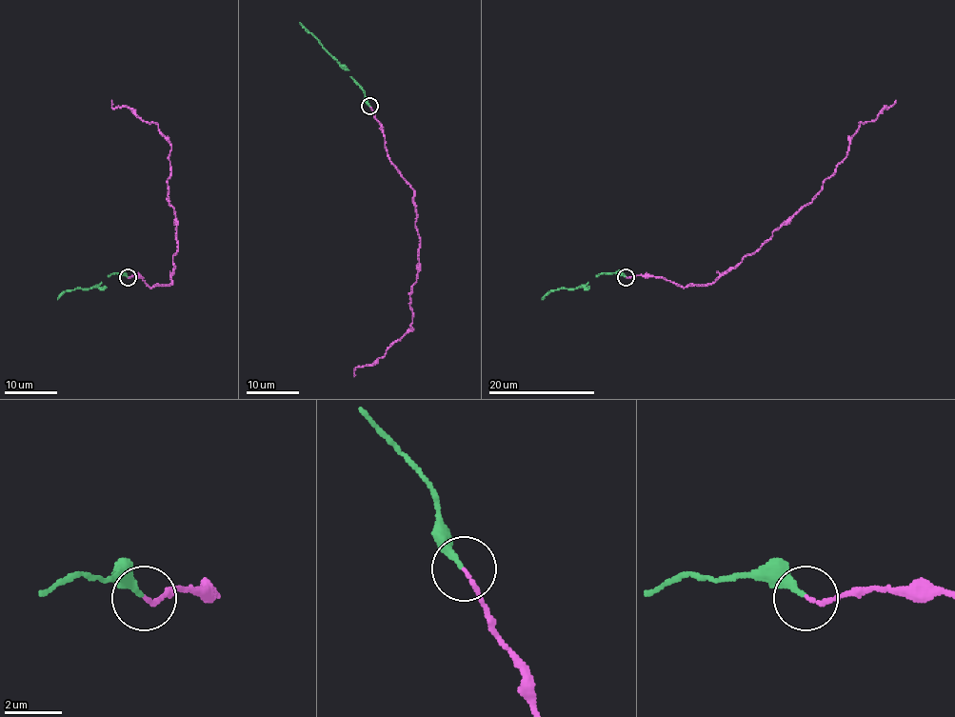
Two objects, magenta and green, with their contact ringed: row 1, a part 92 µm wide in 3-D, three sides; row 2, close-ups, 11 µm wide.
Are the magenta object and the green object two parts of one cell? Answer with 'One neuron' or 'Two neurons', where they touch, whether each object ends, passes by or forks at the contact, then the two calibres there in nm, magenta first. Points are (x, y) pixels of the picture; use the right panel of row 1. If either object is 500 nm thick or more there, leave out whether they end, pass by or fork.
One neuron. Place: (626, 277). At the ring magenta ends. At the ring green ends. Thickness 130 nm (magenta) against 240 nm

